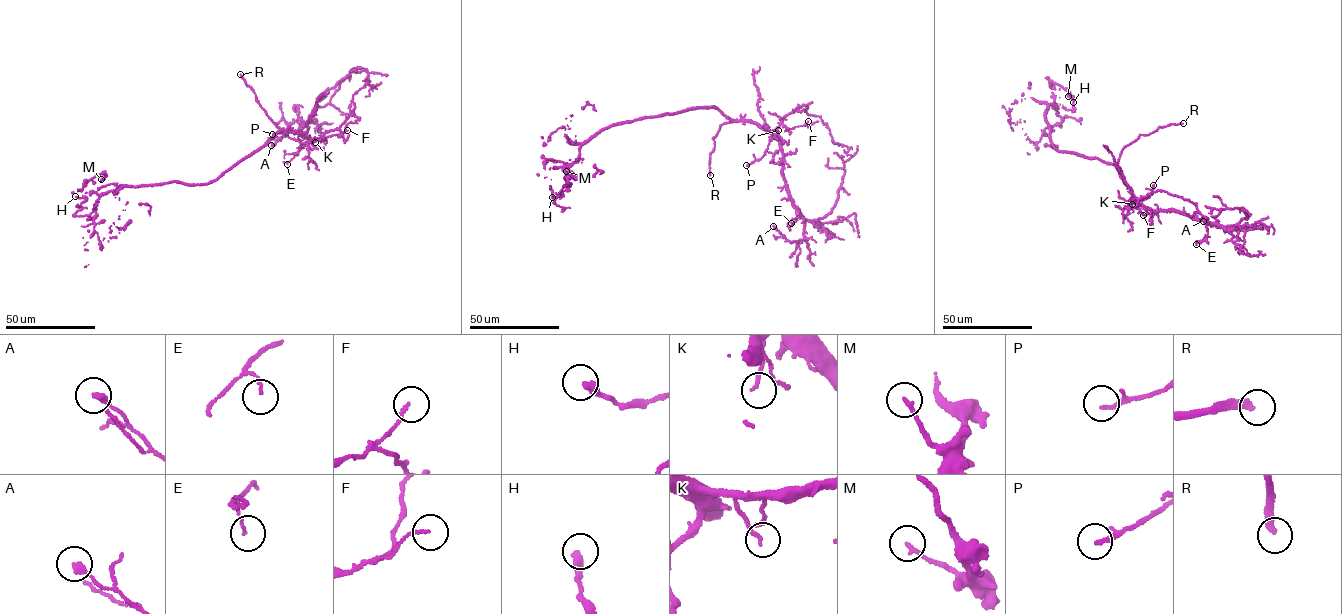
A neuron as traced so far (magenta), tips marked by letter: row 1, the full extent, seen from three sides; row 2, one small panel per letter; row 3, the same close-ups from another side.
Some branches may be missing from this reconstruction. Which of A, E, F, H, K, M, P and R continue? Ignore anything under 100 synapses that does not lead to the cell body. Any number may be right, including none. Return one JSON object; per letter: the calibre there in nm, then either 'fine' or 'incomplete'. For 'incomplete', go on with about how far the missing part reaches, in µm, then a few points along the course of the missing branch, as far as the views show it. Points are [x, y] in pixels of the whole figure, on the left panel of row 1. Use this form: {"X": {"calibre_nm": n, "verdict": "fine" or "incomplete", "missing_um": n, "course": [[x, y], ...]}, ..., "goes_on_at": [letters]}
{"A": {"calibre_nm": 240, "verdict": "fine"}, "E": {"calibre_nm": 100, "verdict": "fine"}, "F": {"calibre_nm": 110, "verdict": "fine"}, "H": {"calibre_nm": 320, "verdict": "fine"}, "K": {"calibre_nm": 150, "verdict": "fine"}, "M": {"calibre_nm": 160, "verdict": "fine"}, "P": {"calibre_nm": 130, "verdict": "fine"}, "R": {"calibre_nm": 240, "verdict": "incomplete", "missing_um": 90, "course": [[240, 74], [237, 60], [241, 34], [238, 18], [222, 2], [210, 2]]}, "goes_on_at": ["R"]}

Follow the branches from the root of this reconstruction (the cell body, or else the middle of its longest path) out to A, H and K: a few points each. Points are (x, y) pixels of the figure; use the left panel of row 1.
A: (265, 143), (278, 132), (287, 129), (311, 139), (299, 132), (304, 123), (299, 118), (271, 145)
H: (265, 143), (206, 183), (121, 185), (101, 194), (84, 216), (75, 215), (76, 206), (86, 198), (75, 196)
K: (265, 143), (278, 132), (287, 129), (302, 133), (315, 142)

